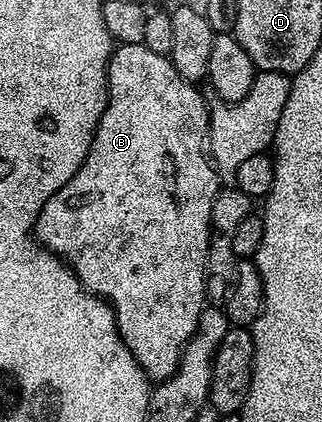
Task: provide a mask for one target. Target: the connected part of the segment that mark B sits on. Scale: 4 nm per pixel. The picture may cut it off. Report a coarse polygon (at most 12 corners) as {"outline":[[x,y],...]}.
{"outline":[[110,54],[106,109],[33,235],[151,381],[208,304],[208,100]]}

